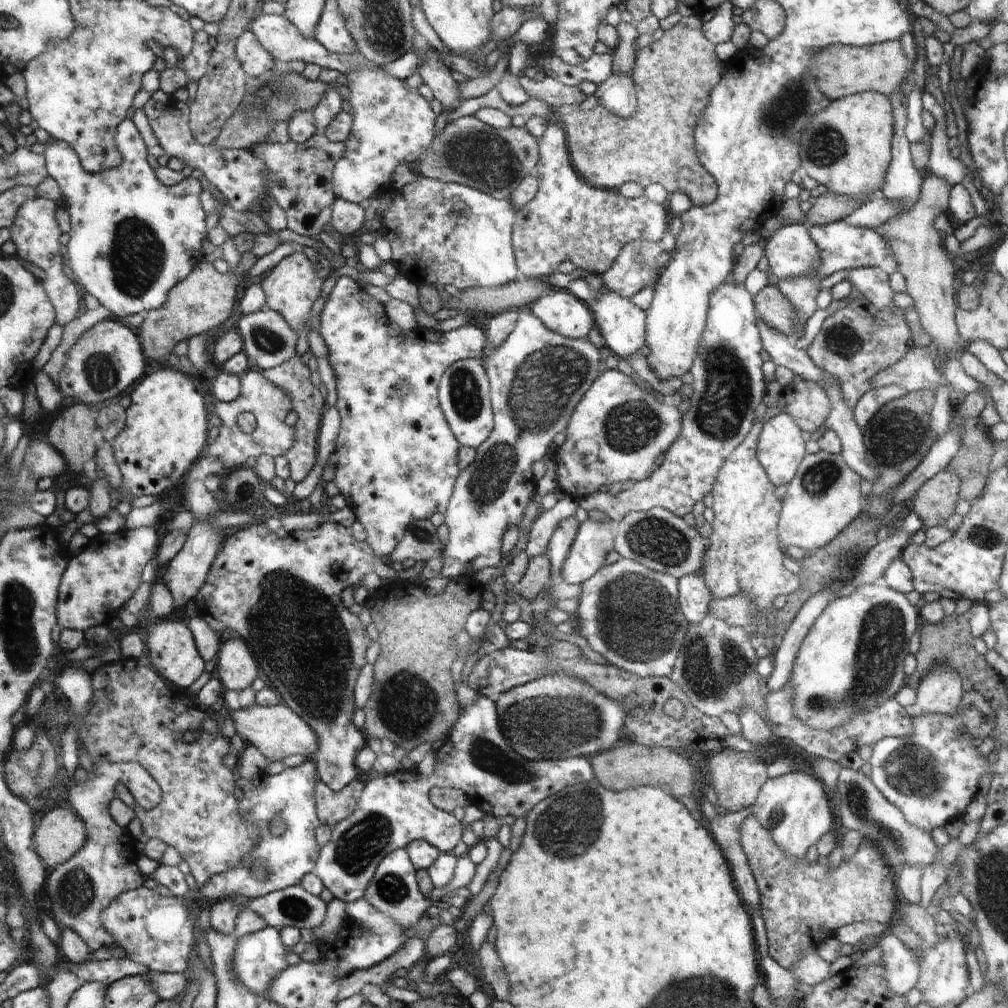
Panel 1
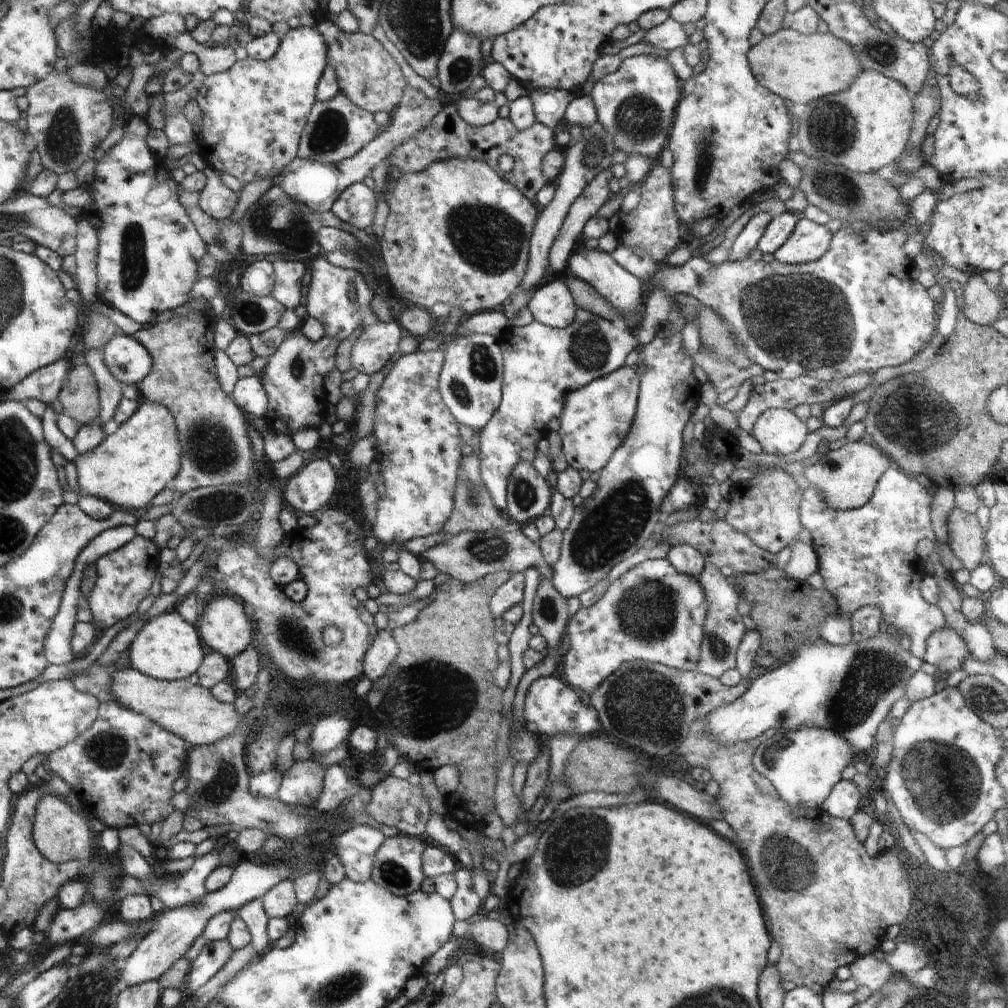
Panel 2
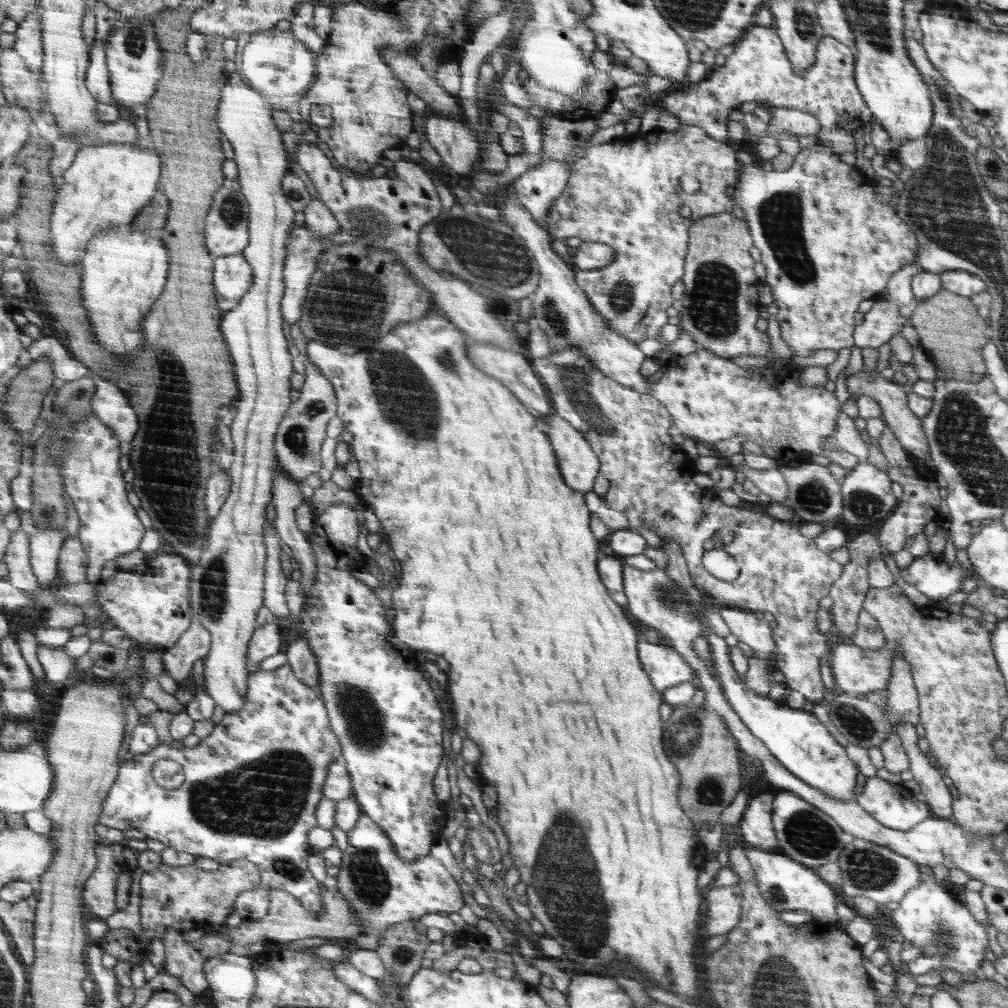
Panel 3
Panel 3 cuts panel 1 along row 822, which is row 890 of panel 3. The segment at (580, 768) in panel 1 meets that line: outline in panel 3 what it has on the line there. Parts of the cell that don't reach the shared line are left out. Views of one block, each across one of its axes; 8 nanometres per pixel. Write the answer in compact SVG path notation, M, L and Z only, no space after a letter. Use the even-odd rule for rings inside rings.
M362 811L352 830L348 832L348 846L343 852L341 869L333 880L333 884L339 890L345 902L350 905L350 910L361 920L364 935L381 933L388 930L391 924L409 921L414 923L422 918L424 914L458 912L463 902L463 892L450 875L442 861L432 857L424 856L413 862L402 860L396 853L394 843L383 827L371 819Z

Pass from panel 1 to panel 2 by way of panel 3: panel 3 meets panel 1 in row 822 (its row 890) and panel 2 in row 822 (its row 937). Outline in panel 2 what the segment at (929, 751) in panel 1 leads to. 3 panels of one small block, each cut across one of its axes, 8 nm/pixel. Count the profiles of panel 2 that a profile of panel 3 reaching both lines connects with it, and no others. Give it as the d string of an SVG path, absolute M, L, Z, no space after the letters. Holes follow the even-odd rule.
M941 685L933 696L930 696L926 699L921 699L918 701L912 702L908 712L902 716L900 724L896 726L892 734L892 760L888 766L887 774L883 778L883 791L885 796L889 801L889 805L892 808L892 811L895 813L895 816L899 816L902 819L902 822L908 827L910 833L917 832L915 837L922 834L924 838L927 838L935 848L940 848L946 852L946 849L952 849L955 847L960 847L961 845L966 845L966 842L978 834L982 830L982 826L986 822L990 822L992 814L996 810L1005 809L1005 803L1003 800L1004 790L1000 778L998 777L998 760L1004 754L1004 740L1000 736L1000 732L993 728L991 725L984 723L971 709L965 704L965 699L963 698L960 690L958 688L951 688L944 685Z

